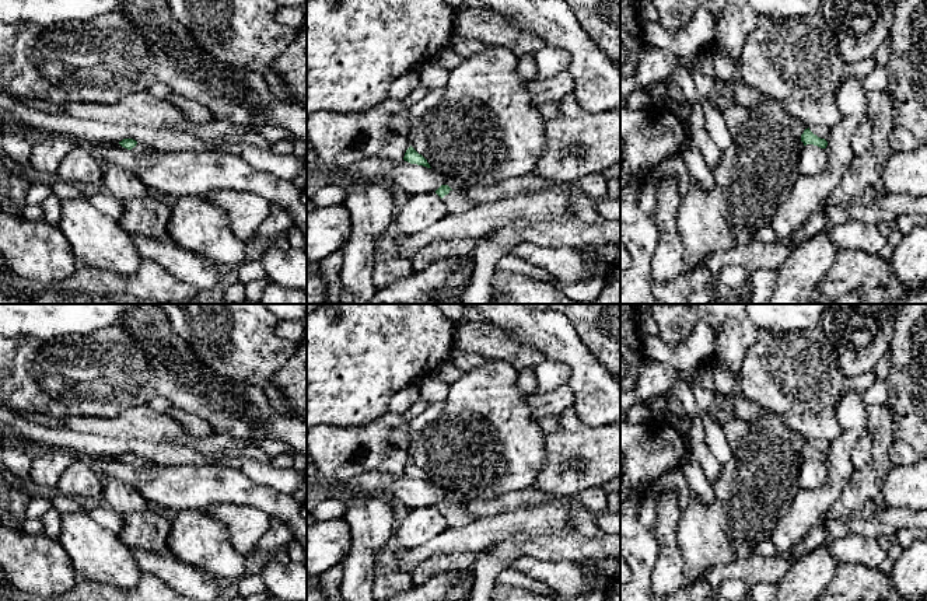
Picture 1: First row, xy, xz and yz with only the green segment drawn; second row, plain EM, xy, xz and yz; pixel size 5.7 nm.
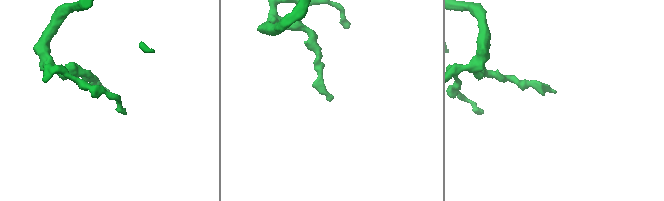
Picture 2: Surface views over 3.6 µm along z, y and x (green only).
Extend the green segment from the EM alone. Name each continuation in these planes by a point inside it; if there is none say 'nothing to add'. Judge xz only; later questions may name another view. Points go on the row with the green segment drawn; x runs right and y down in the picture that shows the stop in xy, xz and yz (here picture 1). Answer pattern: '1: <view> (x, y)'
1: xz (455, 201)

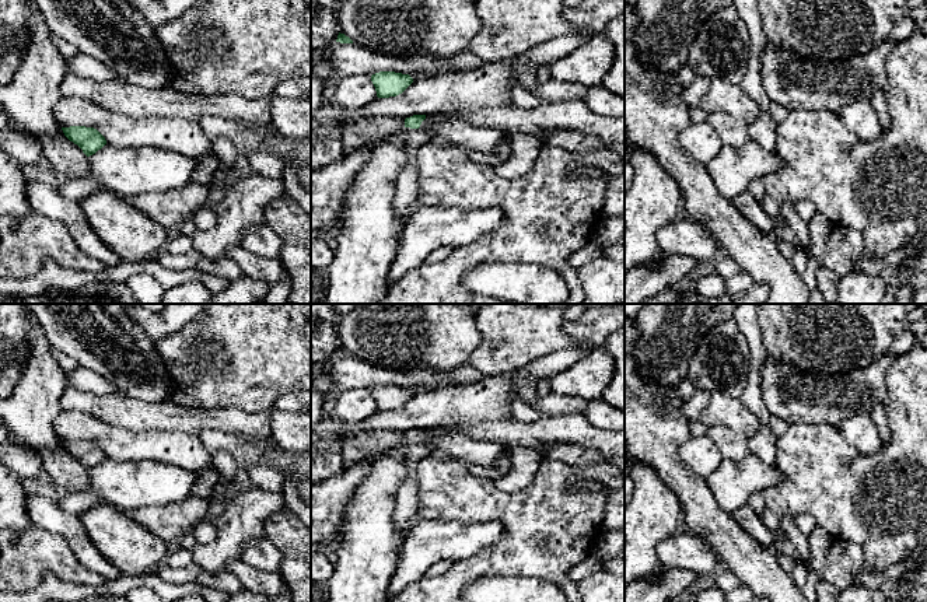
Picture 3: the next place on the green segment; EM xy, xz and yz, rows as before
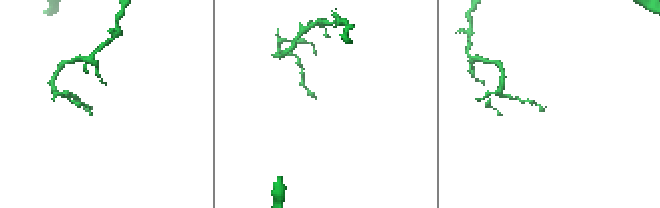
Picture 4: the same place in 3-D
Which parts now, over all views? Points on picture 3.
1: xz (465, 135)

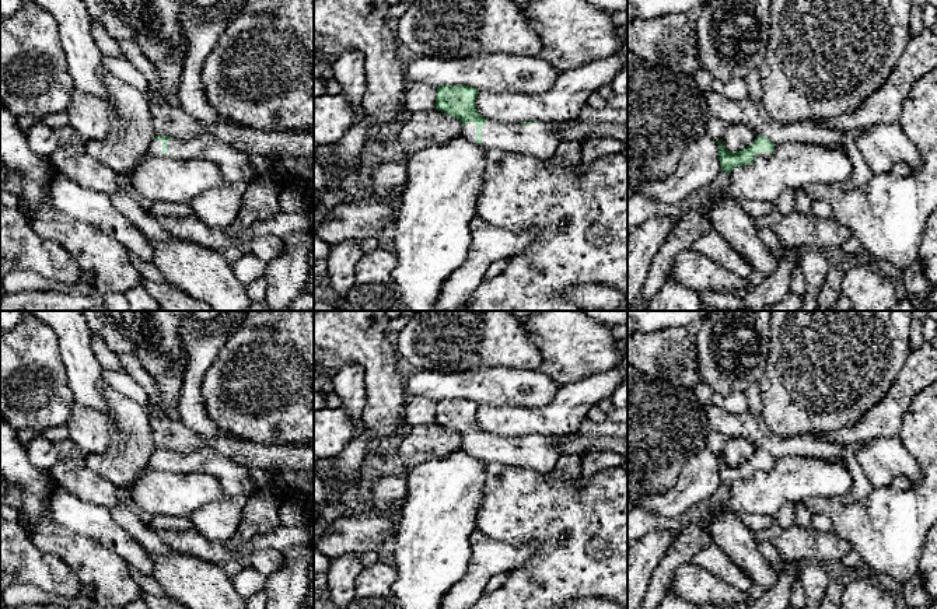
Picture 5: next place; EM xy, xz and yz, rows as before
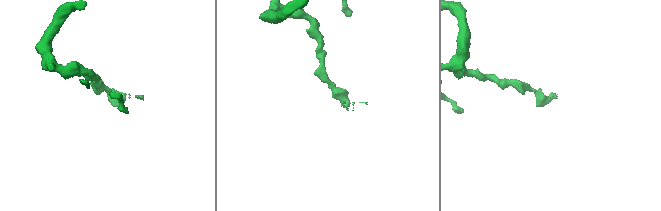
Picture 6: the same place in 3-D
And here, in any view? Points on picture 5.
1: xy (219, 207)

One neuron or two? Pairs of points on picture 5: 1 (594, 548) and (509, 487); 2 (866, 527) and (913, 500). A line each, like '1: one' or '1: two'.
1: one
2: one

